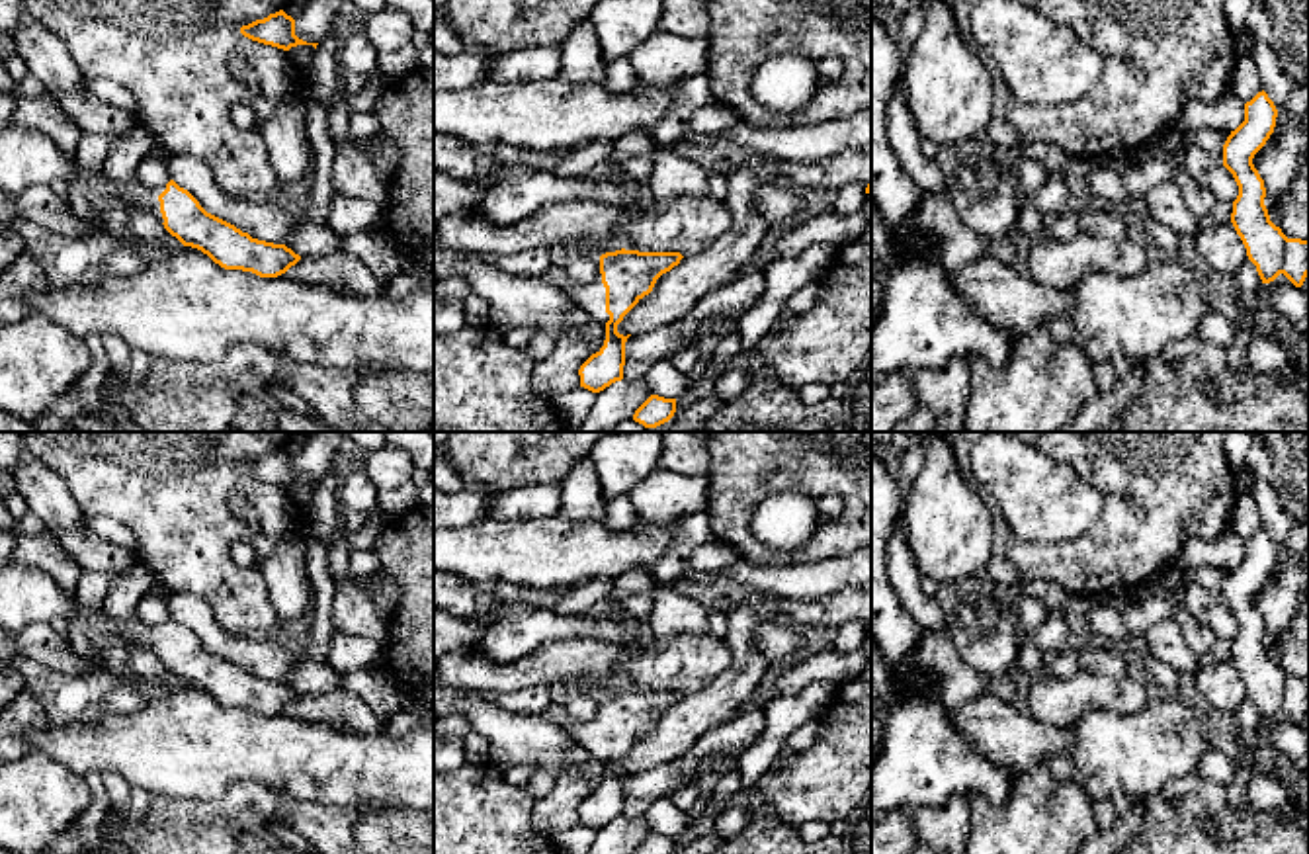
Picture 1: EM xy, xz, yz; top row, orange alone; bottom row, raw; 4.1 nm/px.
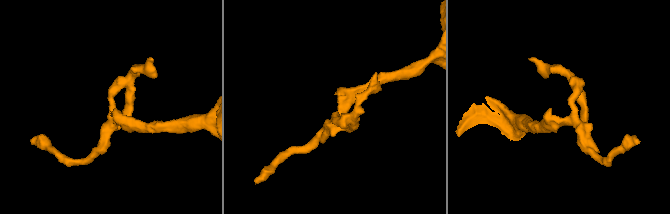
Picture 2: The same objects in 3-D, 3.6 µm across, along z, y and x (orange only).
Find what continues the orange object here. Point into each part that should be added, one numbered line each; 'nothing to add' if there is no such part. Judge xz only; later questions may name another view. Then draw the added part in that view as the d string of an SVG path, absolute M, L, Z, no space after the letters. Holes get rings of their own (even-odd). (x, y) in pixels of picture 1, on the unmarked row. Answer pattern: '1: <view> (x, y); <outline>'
1: xz (591, 735); M602 711L588 721L572 721L565 731L572 743L582 747L594 760L606 764L610 752L606 750L606 725L602 721Z

